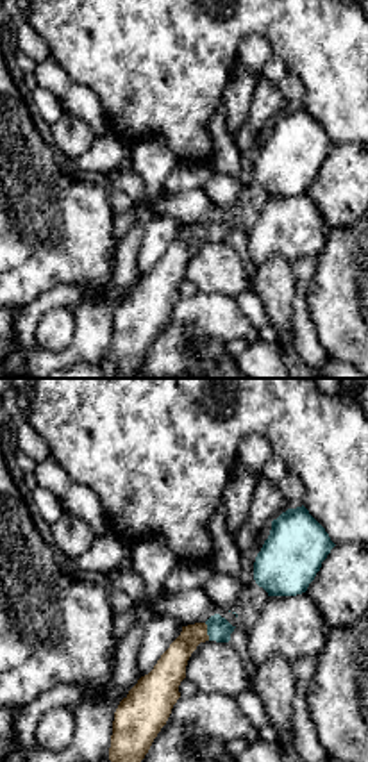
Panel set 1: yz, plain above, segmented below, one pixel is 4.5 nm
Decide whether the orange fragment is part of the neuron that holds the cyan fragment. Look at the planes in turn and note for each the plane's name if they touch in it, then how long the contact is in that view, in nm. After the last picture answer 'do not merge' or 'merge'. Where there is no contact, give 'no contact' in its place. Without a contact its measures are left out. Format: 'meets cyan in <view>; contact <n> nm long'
meets cyan in yz; contact 80 nm long

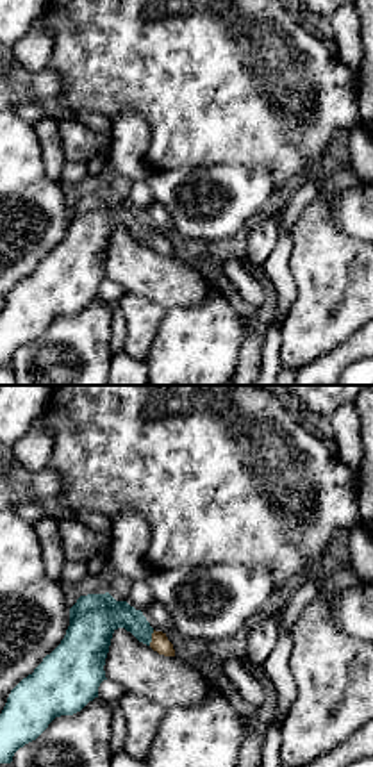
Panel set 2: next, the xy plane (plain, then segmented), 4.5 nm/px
meets cyan in xy; contact 80 nm long

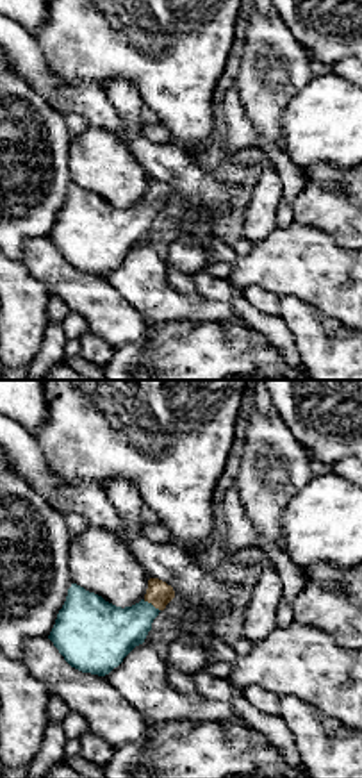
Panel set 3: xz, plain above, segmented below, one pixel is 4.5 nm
meets cyan in xz; contact 90 nm long

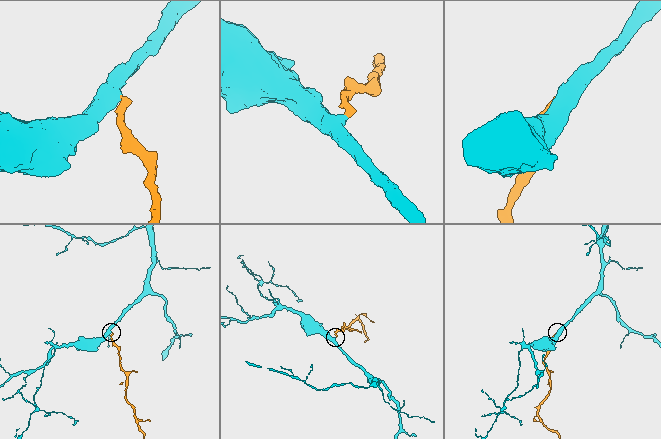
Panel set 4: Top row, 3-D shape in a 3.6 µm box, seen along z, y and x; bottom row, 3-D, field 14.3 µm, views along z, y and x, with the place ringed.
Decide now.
merge

